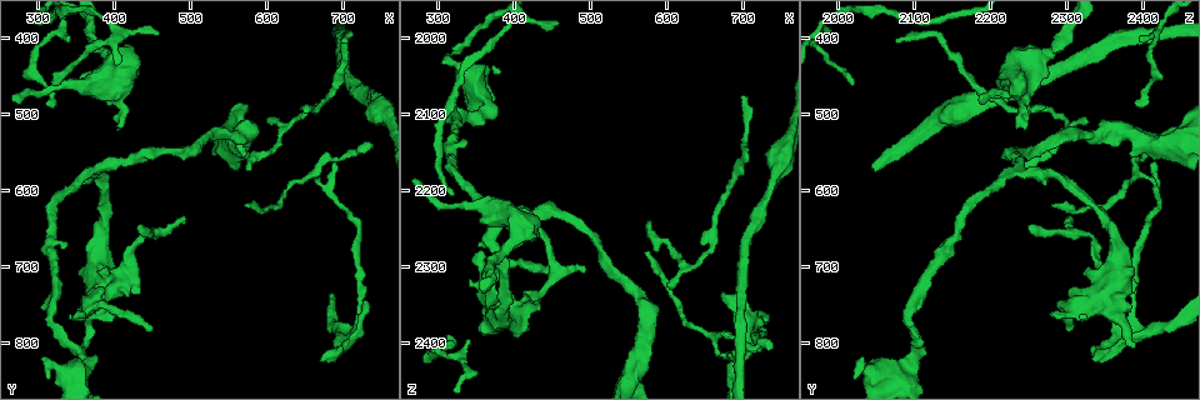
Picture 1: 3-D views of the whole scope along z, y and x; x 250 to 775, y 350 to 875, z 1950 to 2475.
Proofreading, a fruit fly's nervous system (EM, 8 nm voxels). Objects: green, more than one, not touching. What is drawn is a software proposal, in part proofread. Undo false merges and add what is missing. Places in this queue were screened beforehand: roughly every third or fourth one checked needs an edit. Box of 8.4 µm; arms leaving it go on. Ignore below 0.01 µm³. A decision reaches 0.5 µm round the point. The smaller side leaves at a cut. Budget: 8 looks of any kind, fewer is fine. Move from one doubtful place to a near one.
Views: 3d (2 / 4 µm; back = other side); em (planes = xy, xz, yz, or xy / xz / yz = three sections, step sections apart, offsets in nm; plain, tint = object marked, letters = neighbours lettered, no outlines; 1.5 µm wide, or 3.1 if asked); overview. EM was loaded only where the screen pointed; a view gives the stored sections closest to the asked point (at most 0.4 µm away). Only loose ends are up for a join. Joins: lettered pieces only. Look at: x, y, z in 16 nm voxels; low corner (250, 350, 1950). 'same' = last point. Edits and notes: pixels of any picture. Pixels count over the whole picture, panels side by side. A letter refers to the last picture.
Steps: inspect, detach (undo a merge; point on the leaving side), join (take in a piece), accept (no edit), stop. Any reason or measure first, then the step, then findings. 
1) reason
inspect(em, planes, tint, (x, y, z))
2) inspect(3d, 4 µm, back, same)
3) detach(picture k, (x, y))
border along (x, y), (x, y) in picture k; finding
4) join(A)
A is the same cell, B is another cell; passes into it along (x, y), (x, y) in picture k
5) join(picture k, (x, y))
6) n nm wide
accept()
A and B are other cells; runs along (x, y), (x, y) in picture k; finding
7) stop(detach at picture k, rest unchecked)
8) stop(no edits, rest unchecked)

tapers out
inspect(em, xy, step 8, tint, (580, 570, 2240))

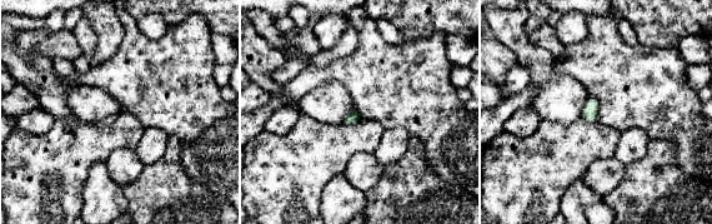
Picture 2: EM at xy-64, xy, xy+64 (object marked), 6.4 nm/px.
another direction
inspect(em, planes, letters, same)

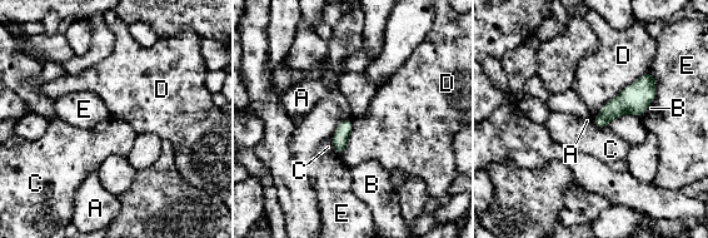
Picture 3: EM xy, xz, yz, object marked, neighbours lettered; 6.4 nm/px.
join(A)
A is the same cell, B, C, D and E are other cells; it goes on there

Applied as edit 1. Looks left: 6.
inspect(overview)

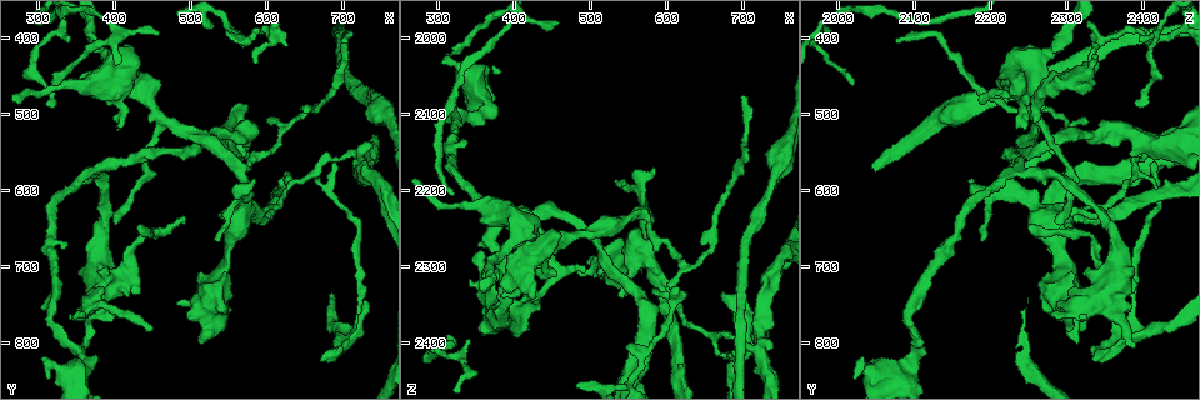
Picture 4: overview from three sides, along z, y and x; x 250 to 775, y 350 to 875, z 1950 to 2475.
thick turns thin
inspect(3d, 2 µm, back, (385, 415, 2280))

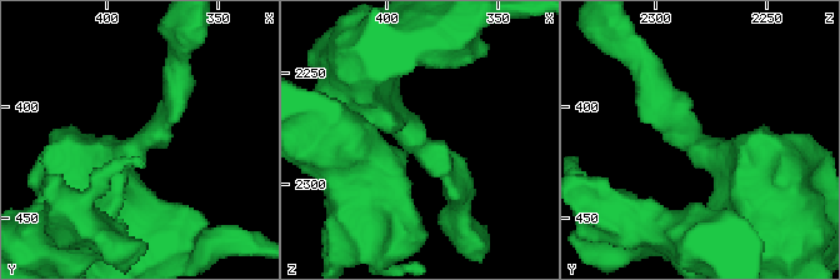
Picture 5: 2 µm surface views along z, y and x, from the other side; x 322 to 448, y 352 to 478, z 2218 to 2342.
arms of 200, 500 nm; shape alone is not enough
inspect(em, planes, letters, (386, 417, 2281))

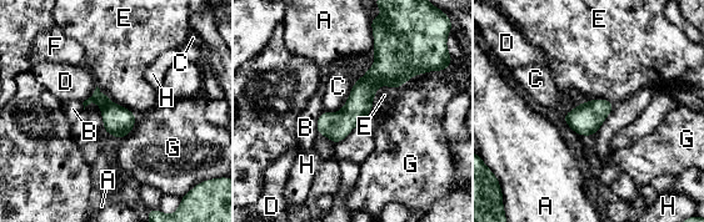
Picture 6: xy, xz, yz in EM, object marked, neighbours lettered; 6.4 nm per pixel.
180 nm wide
accept()
A, B, C, D, E, F, G and H are other cells; border along (393, 87), (378, 89), (364, 121) in picture 6; all the same neuron

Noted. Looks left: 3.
inspect(3d, 2 µm, (705, 405, 2075))

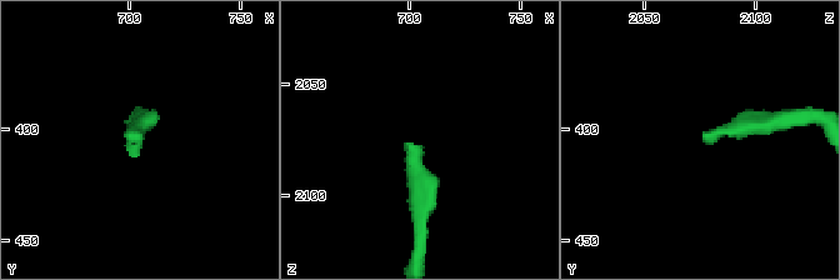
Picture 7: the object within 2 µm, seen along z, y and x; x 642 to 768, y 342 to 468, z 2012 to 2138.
need the tissue
inspect(em, planes, letters, (705, 405, 2077))

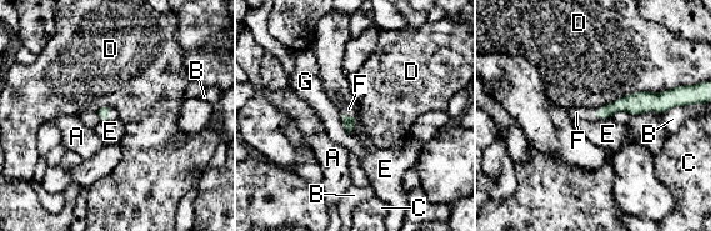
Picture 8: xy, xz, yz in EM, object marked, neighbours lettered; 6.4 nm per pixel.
join(F)
F is the same cell, A, B, C, D, E and G are other cells; passes into it along (348, 122), (348, 116), (349, 109) in picture 8; the neuron continues

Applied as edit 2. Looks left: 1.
stop(join at picture 3, join at picture 8, rest unchecked)

